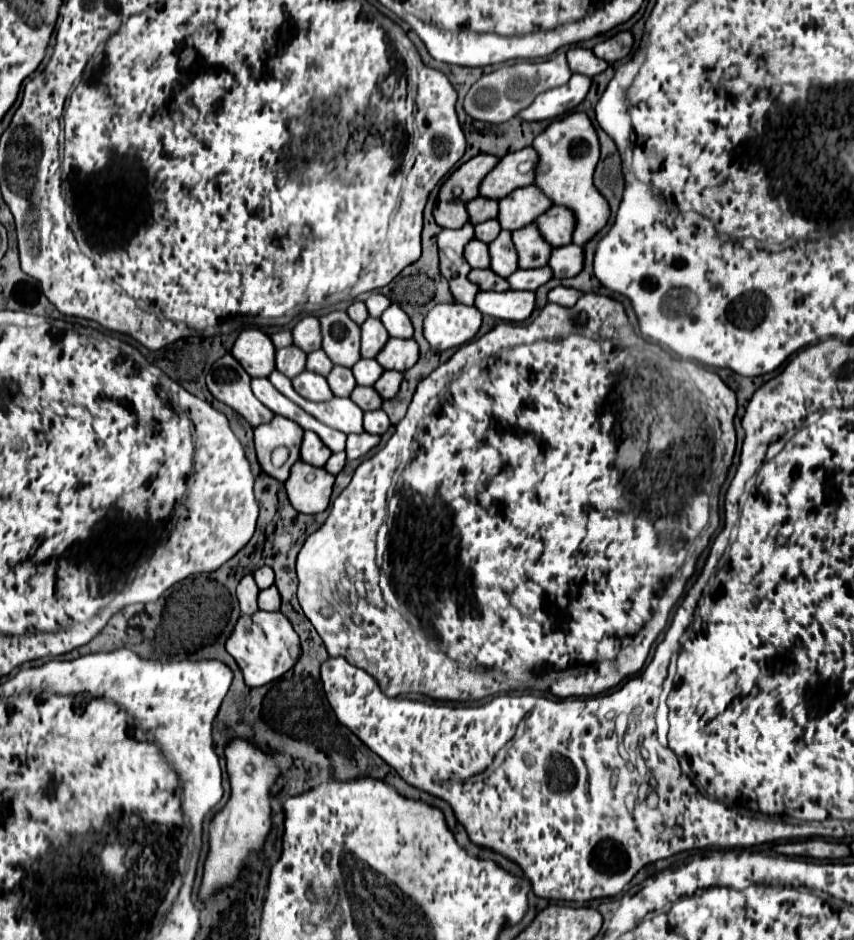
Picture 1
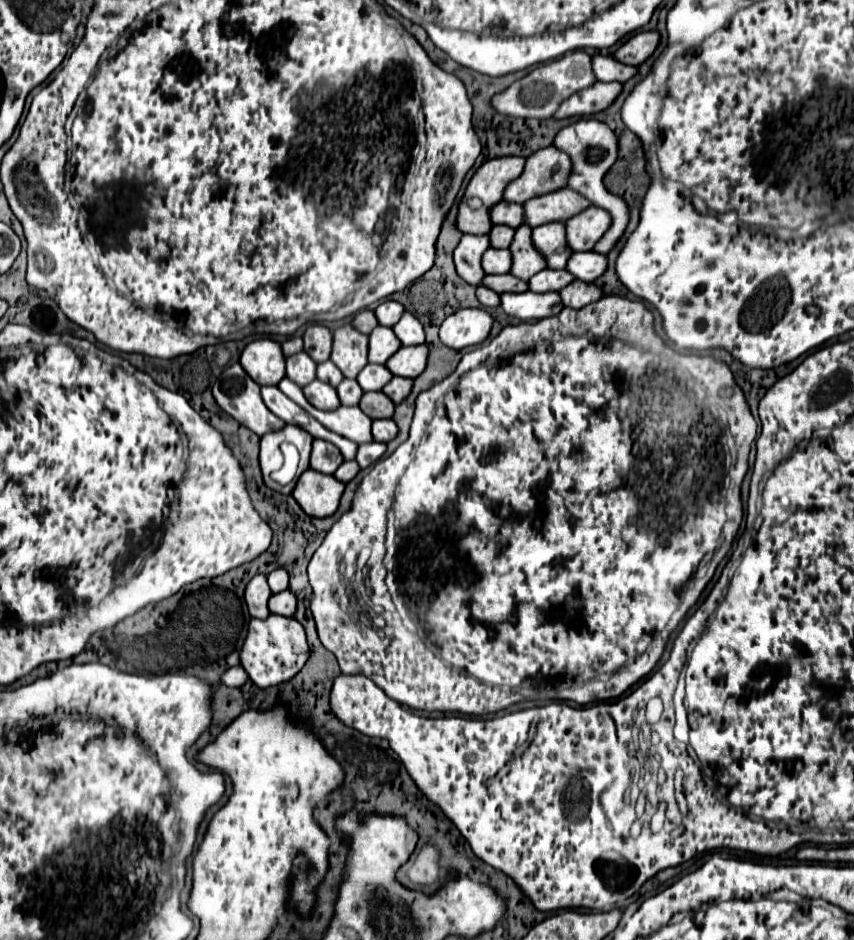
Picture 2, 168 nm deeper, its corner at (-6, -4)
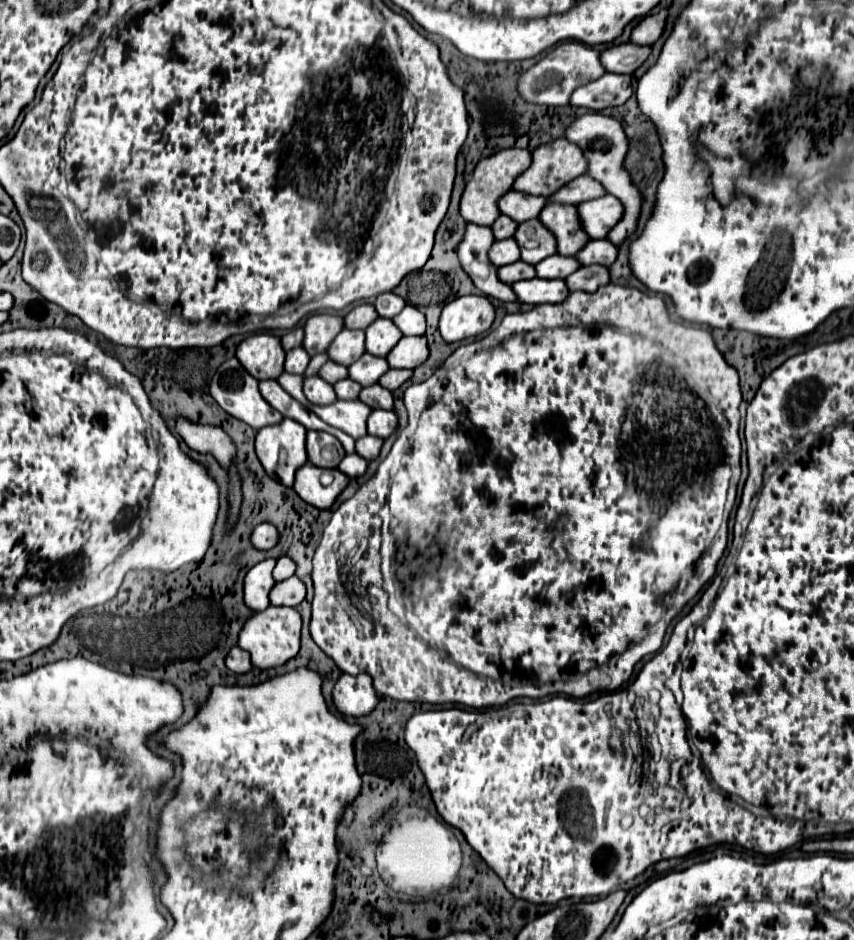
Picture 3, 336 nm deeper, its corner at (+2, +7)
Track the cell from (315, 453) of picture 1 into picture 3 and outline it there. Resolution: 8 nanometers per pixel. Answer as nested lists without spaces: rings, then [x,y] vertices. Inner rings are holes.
[[[307,432],[307,456],[309,462],[319,468],[337,468],[337,464],[343,460],[345,450],[341,442],[327,434],[327,432]]]

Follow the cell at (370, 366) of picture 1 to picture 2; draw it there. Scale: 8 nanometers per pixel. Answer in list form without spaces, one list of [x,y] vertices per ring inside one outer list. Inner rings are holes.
[[[365,365],[365,369],[357,375],[357,383],[361,385],[363,391],[381,391],[389,381],[391,373],[387,371],[385,365]]]

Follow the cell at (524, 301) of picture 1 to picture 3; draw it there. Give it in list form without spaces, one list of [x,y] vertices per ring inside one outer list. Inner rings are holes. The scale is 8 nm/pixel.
[[[531,278],[531,280],[519,280],[517,284],[511,284],[511,288],[517,294],[517,300],[525,304],[557,304],[565,300],[569,294],[565,280]]]

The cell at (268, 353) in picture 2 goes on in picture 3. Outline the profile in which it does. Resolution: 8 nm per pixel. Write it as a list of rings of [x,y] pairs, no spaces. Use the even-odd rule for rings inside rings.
[[[251,334],[237,346],[237,360],[257,380],[277,378],[283,372],[285,350],[273,334]]]

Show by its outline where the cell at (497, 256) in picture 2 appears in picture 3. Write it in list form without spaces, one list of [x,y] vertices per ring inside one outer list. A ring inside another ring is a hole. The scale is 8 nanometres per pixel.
[[[513,238],[507,240],[499,240],[493,242],[493,246],[489,248],[489,260],[493,266],[505,266],[511,262],[519,260],[519,246]]]

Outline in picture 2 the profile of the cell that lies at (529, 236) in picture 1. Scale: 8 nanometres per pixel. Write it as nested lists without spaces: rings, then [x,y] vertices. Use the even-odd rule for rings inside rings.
[[[545,223],[533,229],[533,243],[547,259],[547,265],[551,269],[565,269],[569,257],[573,255],[573,249],[567,245],[565,235],[565,223]]]

